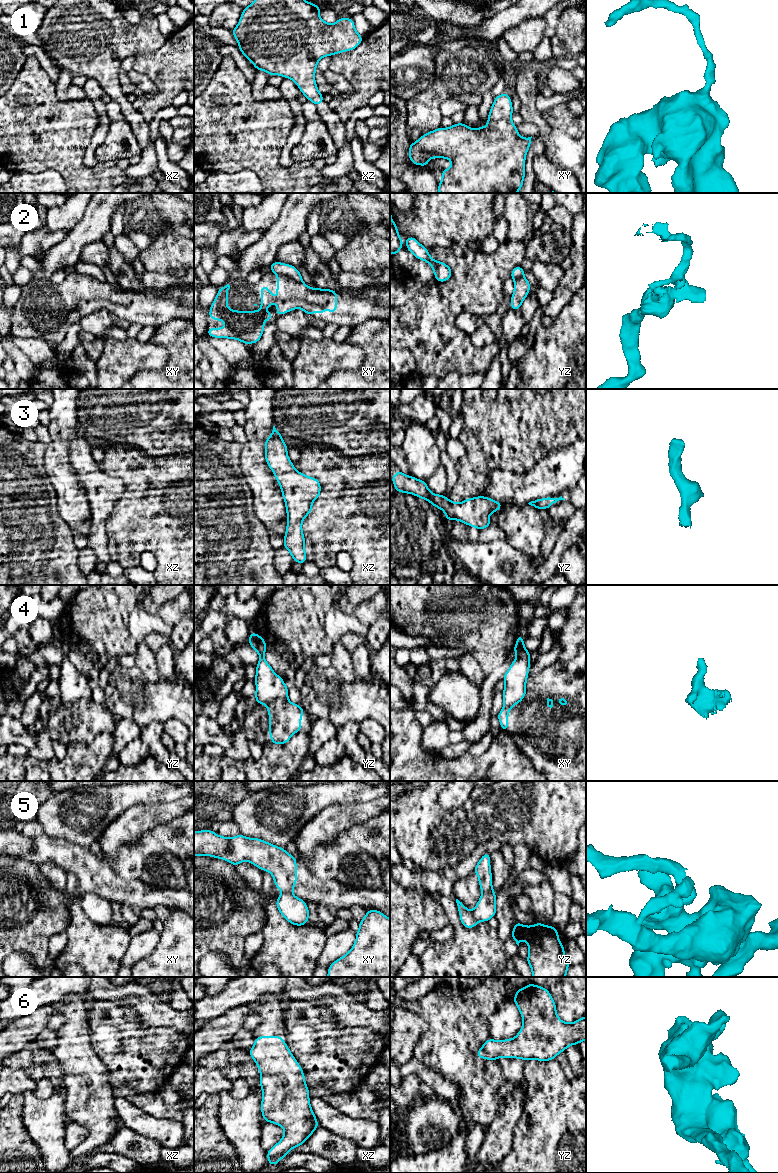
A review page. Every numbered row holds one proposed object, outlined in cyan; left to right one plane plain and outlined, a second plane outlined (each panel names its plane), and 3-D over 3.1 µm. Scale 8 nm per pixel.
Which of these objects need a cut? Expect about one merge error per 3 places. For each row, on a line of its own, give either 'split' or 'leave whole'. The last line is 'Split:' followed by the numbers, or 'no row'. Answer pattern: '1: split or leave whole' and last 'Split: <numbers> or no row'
1: leave whole
2: split
3: leave whole
4: split
5: split
6: leave whole
Split: 2, 4, 5

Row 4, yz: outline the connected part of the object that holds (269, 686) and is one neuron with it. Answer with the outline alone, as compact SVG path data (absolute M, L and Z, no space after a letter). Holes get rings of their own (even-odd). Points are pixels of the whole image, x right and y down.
M251 632L248 643L260 656L255 676L256 703L267 704L277 698L287 700L289 689L286 687L283 678L275 674L272 667L264 658L268 646L263 637L257 635L255 632Z

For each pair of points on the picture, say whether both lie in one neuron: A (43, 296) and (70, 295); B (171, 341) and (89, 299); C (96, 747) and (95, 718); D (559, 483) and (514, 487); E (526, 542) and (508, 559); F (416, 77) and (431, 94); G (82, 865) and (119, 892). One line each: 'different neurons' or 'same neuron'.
A: same neuron
B: different neurons
C: different neurons
D: same neuron
E: different neurons
F: different neurons
G: same neuron

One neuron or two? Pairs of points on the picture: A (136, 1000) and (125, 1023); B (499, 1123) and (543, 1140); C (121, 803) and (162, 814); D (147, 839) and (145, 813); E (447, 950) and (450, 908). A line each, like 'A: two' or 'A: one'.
A: two
B: two
C: two
D: two
E: one

